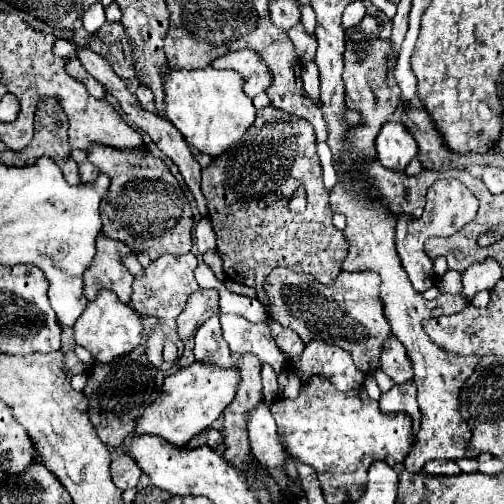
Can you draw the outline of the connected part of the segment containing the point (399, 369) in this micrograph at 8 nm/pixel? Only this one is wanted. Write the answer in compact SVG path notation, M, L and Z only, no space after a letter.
M392 336L386 344L384 344L384 352L380 356L380 368L396 382L396 384L404 384L408 380L414 378L412 372L412 364L410 358L406 354L406 348L402 348L402 344Z

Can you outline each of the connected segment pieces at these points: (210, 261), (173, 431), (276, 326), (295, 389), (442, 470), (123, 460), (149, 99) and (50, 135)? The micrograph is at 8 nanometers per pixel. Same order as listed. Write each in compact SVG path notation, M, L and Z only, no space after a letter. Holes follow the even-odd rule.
M216 250L204 252L204 254L202 254L202 260L214 270L214 274L216 274L220 280L226 278L226 272L224 272L224 268L222 268L222 260L220 260L220 256L216 254Z
M194 362L188 368L180 368L164 380L156 402L136 420L136 434L156 434L176 446L184 446L192 436L210 428L210 424L232 404L240 380L238 366L220 368Z
M266 310L266 322L272 328L272 336L274 336L274 340L276 340L276 344L278 344L280 350L284 350L290 356L302 354L304 342L300 340L300 336L296 332L292 332L292 330L286 330L280 322L276 322L272 318L272 314L270 314L270 310Z
M292 370L282 372L282 376L278 376L278 384L280 384L280 396L282 398L296 398L300 392L298 372L292 372Z
M432 460L424 466L424 472L426 474L456 474L456 472L461 473L461 470L452 460Z
M120 454L118 458L112 460L112 480L120 490L136 488L140 476L142 476L142 470L138 468L138 464L130 460L130 456Z
M140 86L140 88L136 90L136 96L138 96L140 104L142 104L146 110L156 112L156 108L154 108L154 96L152 96L152 92L150 92L146 86Z
M36 110L36 138L32 140L26 152L14 154L4 152L10 158L10 166L28 166L34 164L40 156L52 156L60 166L68 184L80 184L80 174L76 162L70 158L68 146L68 116L64 110ZM58 116L58 124L56 124Z

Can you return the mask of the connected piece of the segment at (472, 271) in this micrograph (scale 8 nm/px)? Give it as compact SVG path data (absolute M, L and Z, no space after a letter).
M484 260L482 264L472 264L462 274L462 292L460 294L466 302L472 302L472 298L478 292L482 292L486 288L494 288L494 284L500 278L502 278L502 270L492 260Z

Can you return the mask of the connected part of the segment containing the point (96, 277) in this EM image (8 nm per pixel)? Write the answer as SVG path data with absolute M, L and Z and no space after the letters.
M104 234L96 240L96 256L84 272L84 296L94 300L102 288L108 288L118 294L122 302L130 302L132 292L132 274L122 266L120 258L130 254L130 248L120 240L112 240Z

